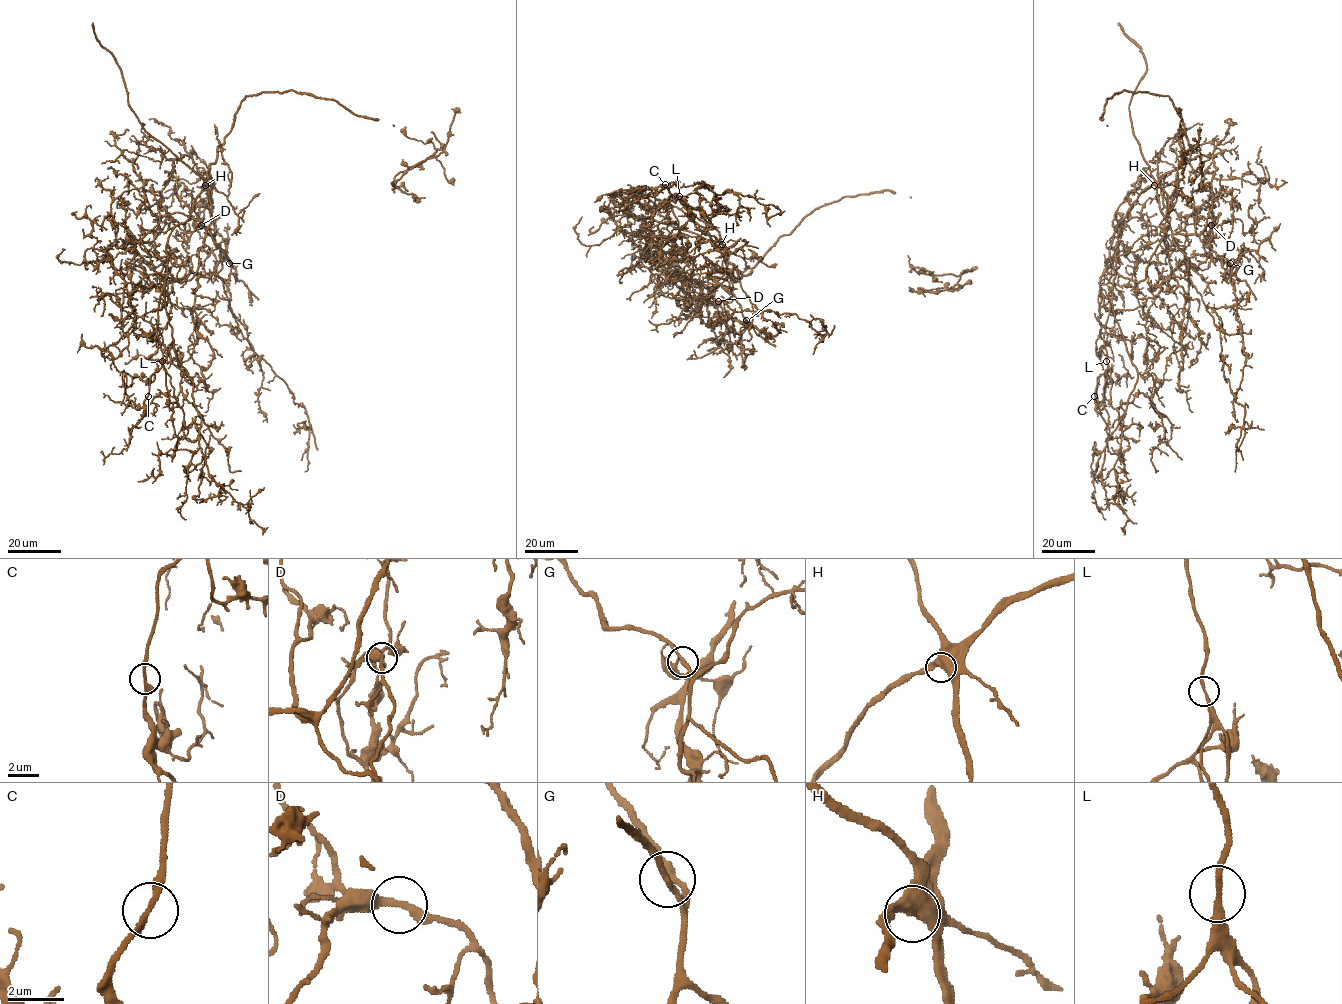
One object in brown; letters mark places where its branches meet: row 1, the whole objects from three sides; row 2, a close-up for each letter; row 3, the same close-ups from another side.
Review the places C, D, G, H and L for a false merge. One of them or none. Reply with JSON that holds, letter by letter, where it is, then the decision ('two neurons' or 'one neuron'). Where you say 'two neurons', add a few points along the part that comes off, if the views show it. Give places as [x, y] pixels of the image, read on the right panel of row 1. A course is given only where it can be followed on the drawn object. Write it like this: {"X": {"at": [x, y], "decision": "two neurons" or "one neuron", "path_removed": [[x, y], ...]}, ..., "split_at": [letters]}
{"C": {"at": [1094, 396], "decision": "one neuron"}, "D": {"at": [1211, 225], "decision": "one neuron"}, "G": {"at": [1230, 263], "decision": "one neuron"}, "H": {"at": [1154, 185], "decision": "one neuron"}, "L": {"at": [1106, 361], "decision": "one neuron"}, "split_at": []}

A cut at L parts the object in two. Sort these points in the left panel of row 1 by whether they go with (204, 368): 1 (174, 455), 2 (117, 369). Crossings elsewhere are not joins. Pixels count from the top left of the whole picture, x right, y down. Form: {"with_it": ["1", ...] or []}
{"with_it": []}

